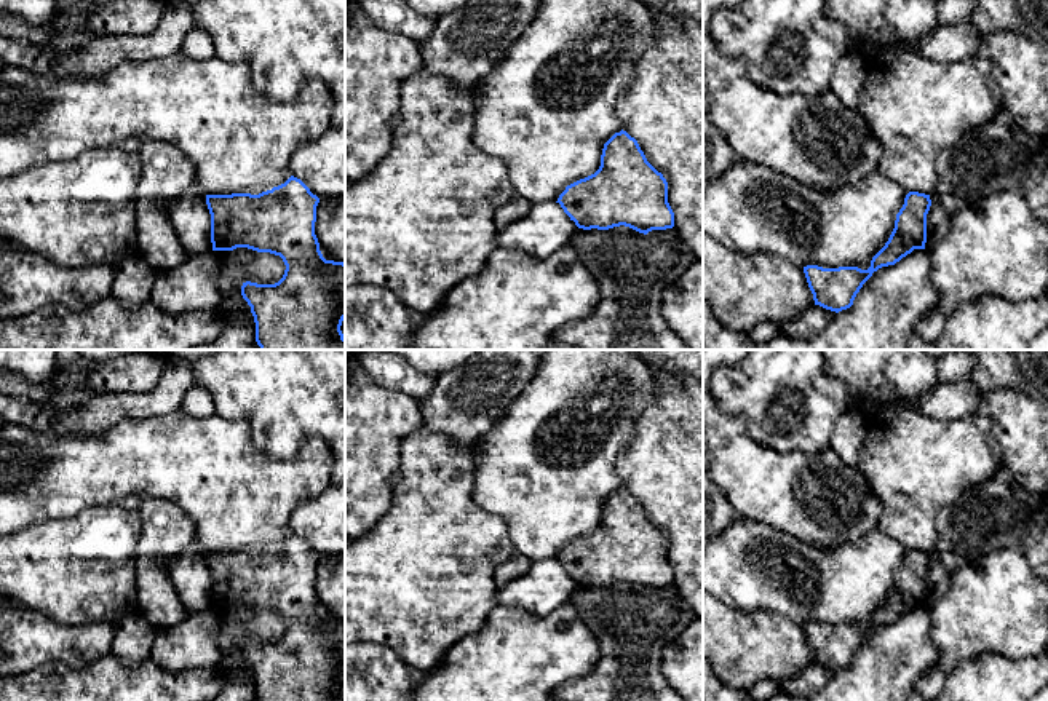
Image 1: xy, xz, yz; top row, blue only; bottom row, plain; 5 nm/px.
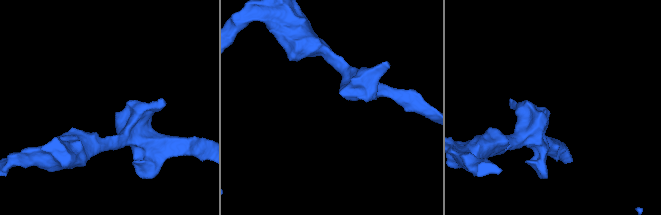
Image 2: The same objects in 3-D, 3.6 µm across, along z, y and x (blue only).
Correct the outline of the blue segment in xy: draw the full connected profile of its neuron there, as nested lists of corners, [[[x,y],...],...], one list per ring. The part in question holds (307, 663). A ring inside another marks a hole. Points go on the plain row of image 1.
[[[291,533],[284,541],[259,552],[232,551],[206,552],[211,572],[212,608],[233,608],[248,605],[257,610],[280,613],[286,623],[283,636],[275,642],[246,639],[241,653],[251,664],[256,680],[257,701],[345,701],[340,688],[345,677],[345,621],[326,618],[315,592],[316,564],[320,556],[297,535]]]

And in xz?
[[[623,487],[604,501],[599,527],[567,543],[556,560],[583,588],[625,583],[647,592],[674,584],[666,537]]]

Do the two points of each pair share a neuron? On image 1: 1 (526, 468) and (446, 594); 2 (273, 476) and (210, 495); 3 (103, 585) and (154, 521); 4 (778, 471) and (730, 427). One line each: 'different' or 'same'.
1: different
2: same
3: different
4: same

